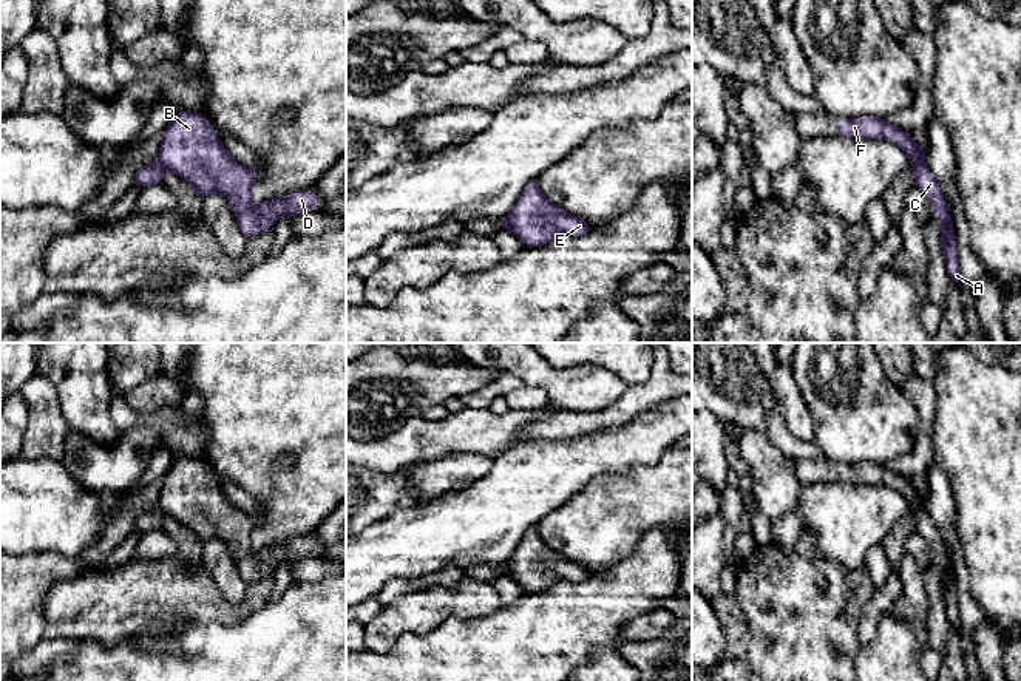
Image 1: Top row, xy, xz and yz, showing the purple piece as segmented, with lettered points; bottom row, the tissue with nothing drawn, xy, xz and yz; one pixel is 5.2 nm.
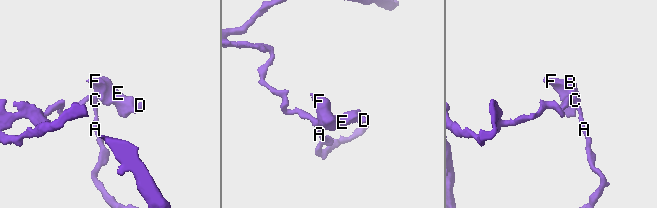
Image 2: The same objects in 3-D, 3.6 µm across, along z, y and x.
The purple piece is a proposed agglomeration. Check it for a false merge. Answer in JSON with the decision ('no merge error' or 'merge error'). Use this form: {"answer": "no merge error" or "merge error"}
{"answer": "merge error"}

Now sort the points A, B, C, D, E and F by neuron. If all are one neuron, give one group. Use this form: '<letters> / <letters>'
A C / B D E F

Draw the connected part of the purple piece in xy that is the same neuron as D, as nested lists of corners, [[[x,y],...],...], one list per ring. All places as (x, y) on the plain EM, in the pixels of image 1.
[[[201,459],[173,460],[158,507],[188,528],[199,545],[212,539],[226,542],[246,584],[270,576],[280,562],[293,564],[318,554],[318,542],[310,534],[255,553],[250,536],[259,522],[258,516],[235,508]]]

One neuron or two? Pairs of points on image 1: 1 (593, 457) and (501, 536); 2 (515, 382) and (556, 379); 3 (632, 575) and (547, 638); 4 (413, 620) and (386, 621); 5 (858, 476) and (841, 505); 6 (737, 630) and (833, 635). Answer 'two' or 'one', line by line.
1: one
2: two
3: one
4: one
5: two
6: two

